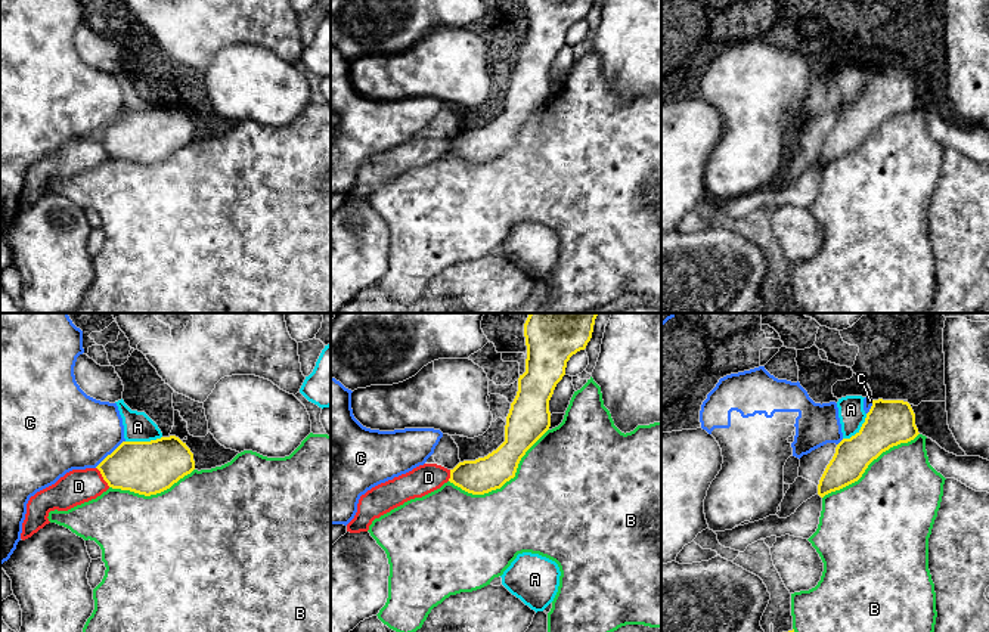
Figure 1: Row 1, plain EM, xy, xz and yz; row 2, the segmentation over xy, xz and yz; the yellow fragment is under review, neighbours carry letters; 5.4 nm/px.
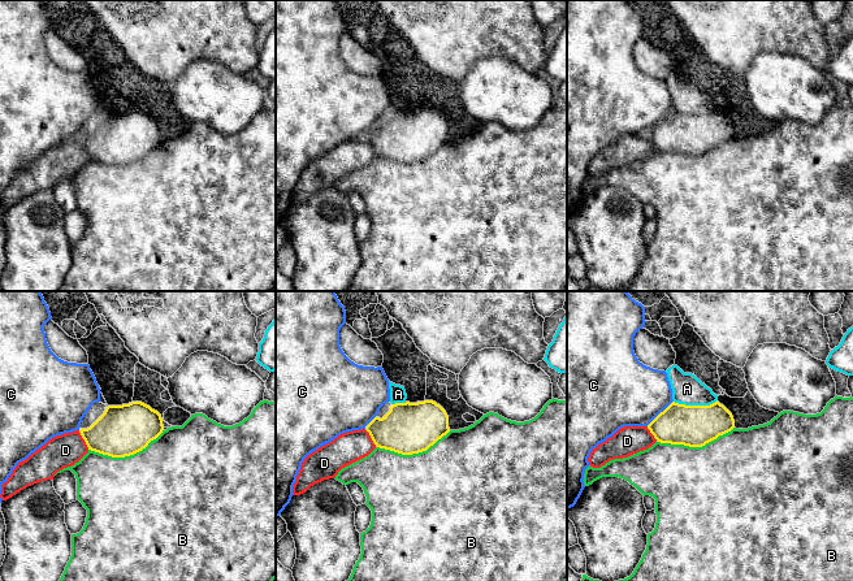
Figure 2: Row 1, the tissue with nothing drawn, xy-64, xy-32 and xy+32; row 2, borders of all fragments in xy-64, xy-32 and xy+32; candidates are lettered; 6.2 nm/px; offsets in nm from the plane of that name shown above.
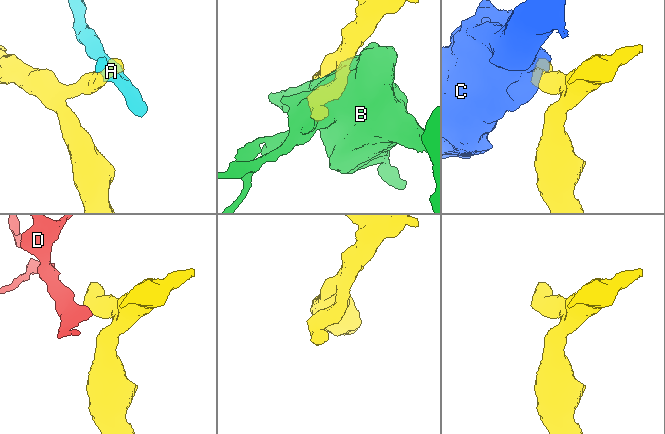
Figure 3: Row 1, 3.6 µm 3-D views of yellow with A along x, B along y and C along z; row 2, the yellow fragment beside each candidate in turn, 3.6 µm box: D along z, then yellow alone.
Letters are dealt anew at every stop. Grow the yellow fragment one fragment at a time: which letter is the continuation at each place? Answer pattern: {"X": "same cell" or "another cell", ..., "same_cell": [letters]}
{"A": "another cell", "B": "another cell", "C": "another cell", "D": "another cell", "same_cell": []}

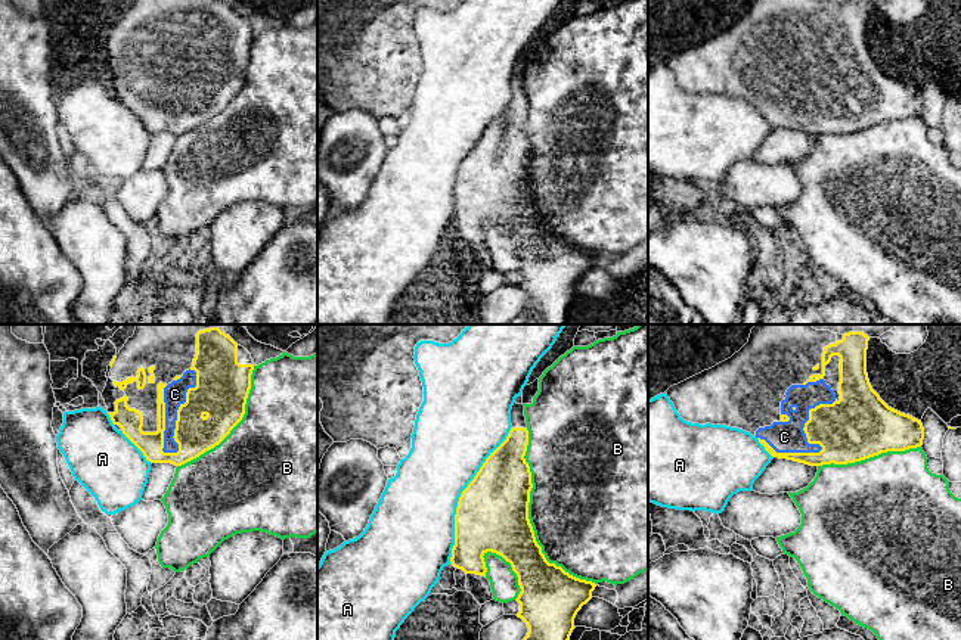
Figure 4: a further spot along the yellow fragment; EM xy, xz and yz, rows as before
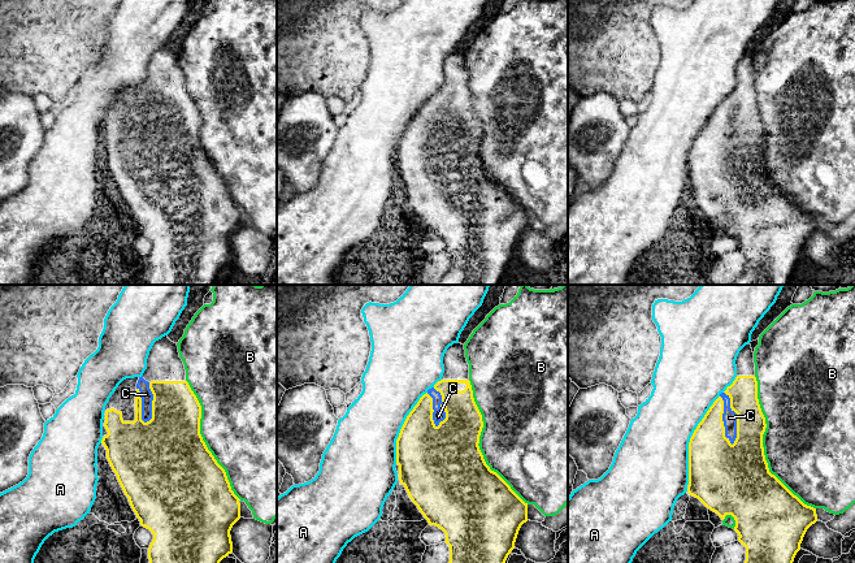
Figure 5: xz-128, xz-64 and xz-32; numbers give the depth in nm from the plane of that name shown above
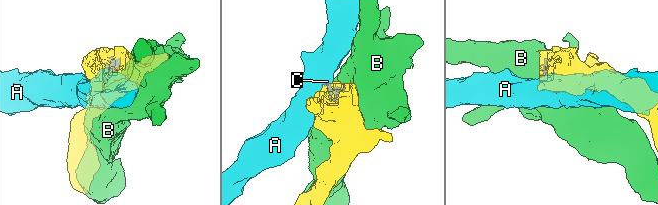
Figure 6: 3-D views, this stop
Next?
{"A": "another cell", "B": "another cell", "C": "same cell", "same_cell": ["C"]}

